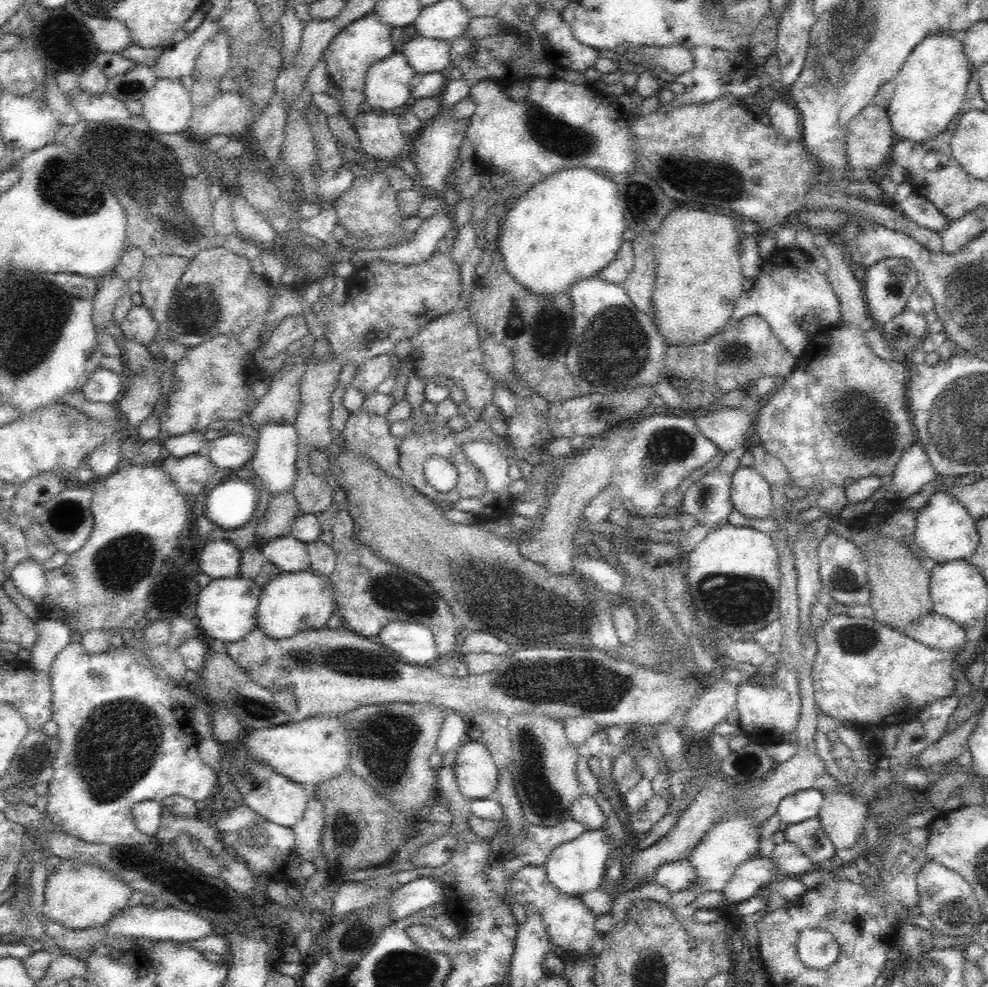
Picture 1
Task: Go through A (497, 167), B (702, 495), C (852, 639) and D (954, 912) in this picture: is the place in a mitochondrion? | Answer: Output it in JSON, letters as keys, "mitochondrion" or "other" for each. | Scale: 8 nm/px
{"A":"other","B":"mitochondrion","C":"mitochondrion","D":"mitochondrion"}

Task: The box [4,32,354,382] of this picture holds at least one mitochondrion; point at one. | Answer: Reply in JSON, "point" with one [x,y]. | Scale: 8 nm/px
{"point":[156,191]}

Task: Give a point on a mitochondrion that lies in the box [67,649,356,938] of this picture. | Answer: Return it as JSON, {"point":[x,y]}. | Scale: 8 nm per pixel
{"point":[123,741]}

